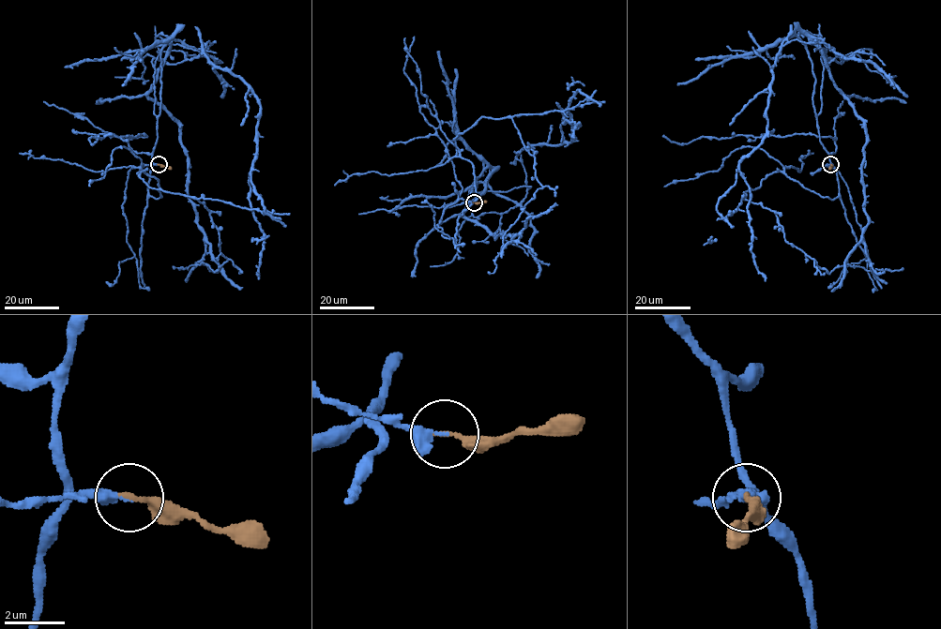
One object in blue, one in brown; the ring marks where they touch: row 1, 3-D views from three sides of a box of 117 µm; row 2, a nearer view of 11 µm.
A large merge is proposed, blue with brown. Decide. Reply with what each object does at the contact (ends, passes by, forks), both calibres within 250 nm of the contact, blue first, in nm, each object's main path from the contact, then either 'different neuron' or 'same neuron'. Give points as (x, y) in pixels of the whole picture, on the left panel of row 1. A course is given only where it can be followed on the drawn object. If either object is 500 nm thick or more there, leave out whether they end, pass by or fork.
blue passes by; brown ends there; 180 nm thick on the blue side, 240 nm on the other; blue runs (159, 164), (152, 153), (160, 52), (177, 31), (148, 96), (179, 126), (197, 224), (218, 268), (242, 287); brown runs (159, 164), (171, 168); same neuron

